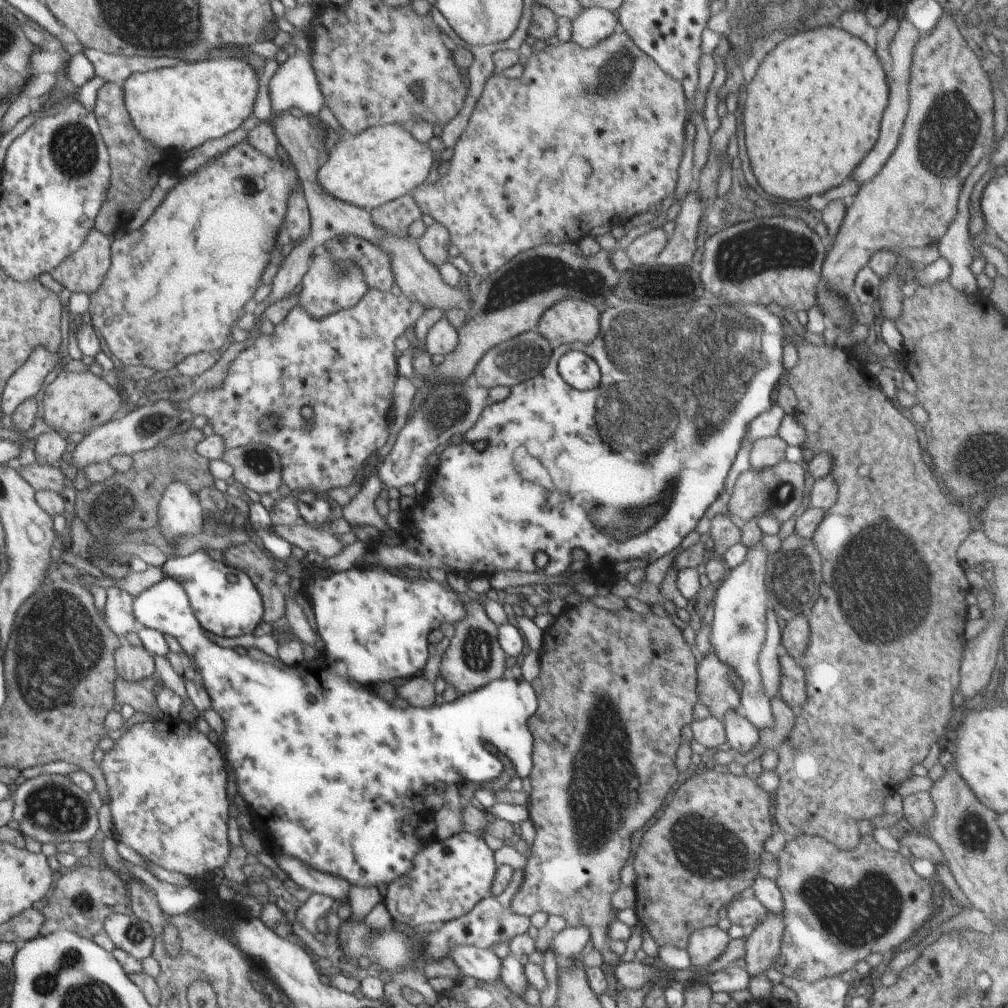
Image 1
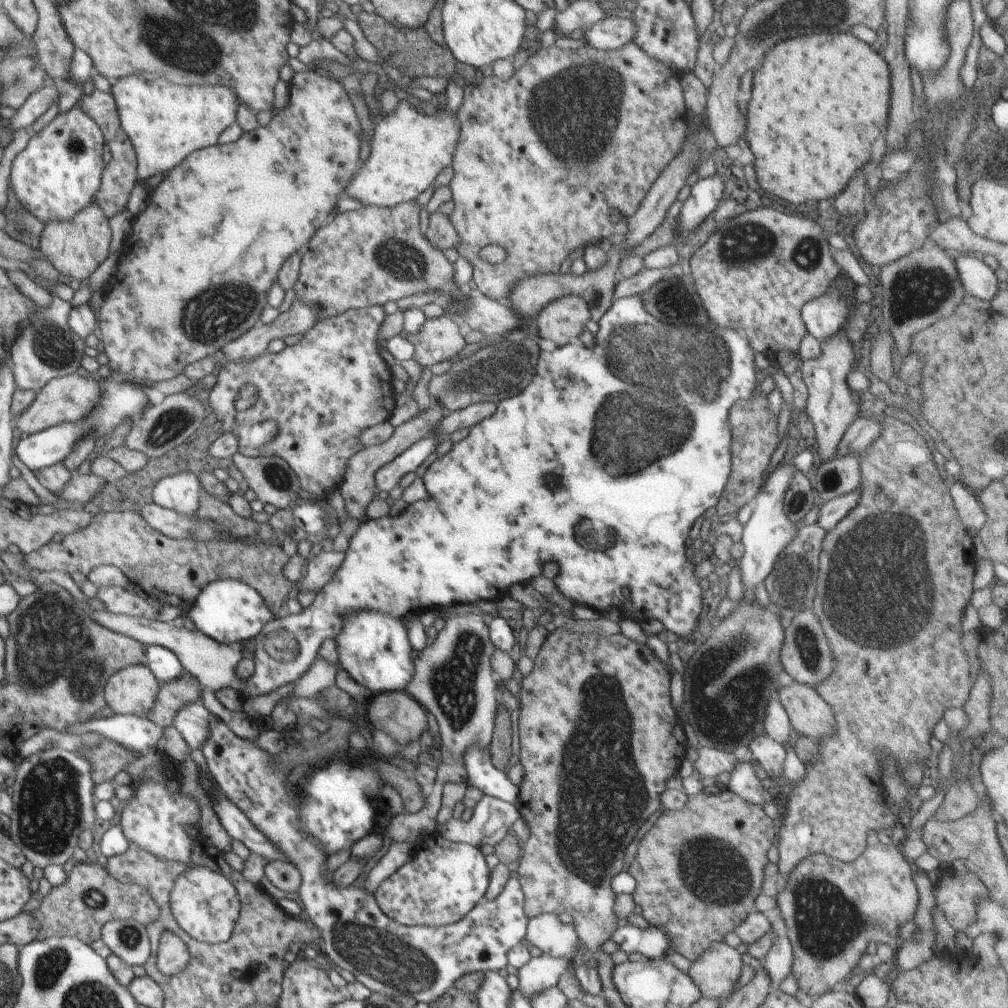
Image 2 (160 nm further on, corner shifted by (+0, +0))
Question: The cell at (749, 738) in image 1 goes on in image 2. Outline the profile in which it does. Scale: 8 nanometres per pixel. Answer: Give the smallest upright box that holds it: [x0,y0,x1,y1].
[728,760,769,806]

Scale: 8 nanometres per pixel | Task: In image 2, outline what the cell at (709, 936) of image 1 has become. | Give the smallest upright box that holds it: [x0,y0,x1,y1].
[689,942,742,1007]

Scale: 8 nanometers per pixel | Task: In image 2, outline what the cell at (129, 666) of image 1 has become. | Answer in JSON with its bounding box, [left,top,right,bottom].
[104,664,159,720]

